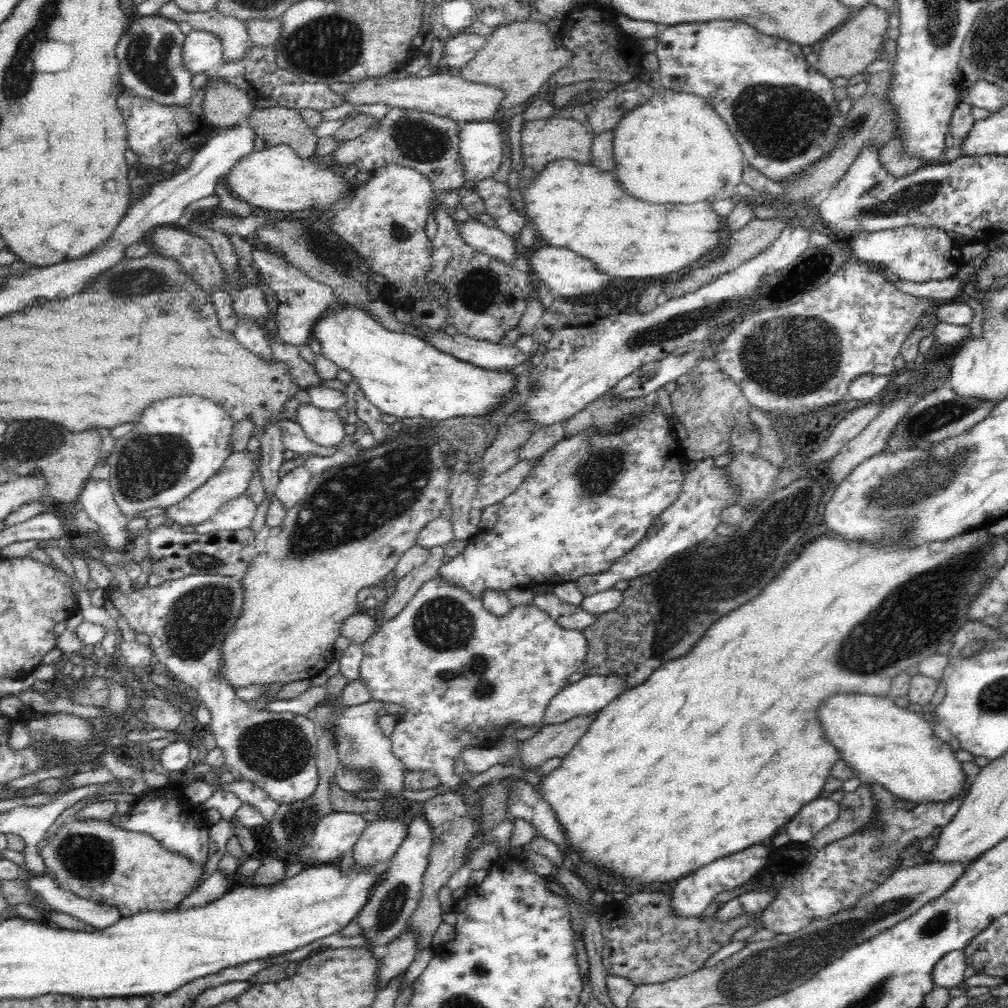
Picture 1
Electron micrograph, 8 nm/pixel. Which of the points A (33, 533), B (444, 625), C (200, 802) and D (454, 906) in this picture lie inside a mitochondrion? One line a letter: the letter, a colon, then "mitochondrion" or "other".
A: other
B: mitochondrion
C: other
D: other

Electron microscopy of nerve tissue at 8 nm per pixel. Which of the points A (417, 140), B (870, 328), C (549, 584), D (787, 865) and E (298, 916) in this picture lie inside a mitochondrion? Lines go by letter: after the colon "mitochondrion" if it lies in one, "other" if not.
A: mitochondrion
B: other
C: other
D: other
E: other

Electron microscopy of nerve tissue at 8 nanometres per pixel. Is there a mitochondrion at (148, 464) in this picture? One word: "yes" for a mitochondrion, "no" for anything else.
yes

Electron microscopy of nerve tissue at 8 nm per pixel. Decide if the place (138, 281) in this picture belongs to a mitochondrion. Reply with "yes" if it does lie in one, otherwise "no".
yes

